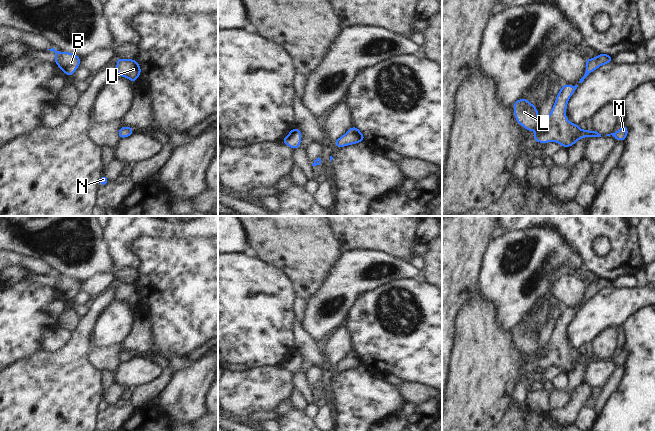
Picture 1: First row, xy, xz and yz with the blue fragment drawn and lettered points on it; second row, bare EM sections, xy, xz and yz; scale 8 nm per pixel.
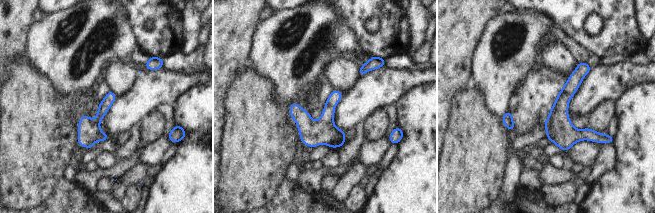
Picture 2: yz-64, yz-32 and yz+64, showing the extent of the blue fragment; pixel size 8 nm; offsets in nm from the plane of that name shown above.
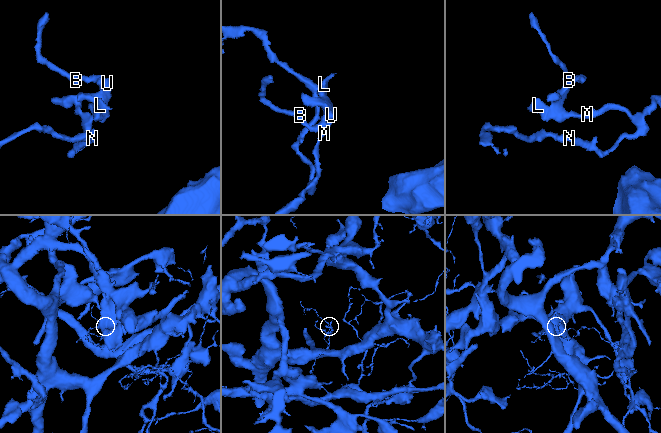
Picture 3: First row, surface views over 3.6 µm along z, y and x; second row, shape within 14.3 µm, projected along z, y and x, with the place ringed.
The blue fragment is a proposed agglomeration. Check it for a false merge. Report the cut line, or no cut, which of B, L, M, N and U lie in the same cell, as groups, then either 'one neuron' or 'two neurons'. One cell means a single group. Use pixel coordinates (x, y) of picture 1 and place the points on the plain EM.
cut none; groups B L M N U; one neuron

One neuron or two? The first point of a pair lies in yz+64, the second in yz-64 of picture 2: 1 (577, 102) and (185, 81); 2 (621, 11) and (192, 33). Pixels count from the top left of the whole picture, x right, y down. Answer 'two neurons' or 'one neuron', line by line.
1: one neuron
2: two neurons

